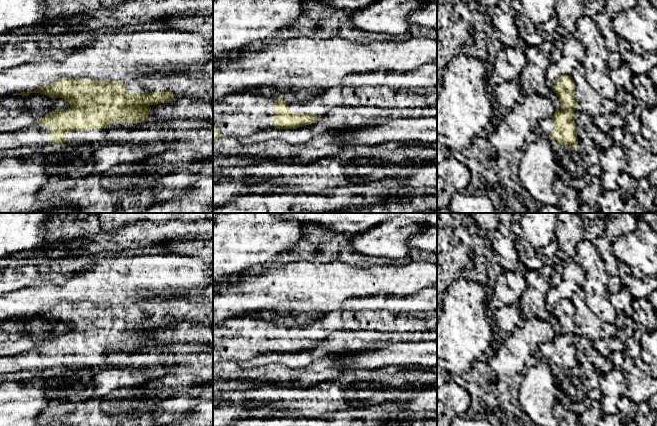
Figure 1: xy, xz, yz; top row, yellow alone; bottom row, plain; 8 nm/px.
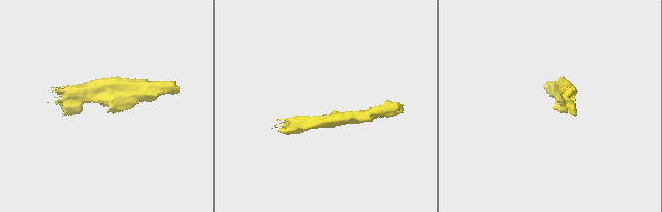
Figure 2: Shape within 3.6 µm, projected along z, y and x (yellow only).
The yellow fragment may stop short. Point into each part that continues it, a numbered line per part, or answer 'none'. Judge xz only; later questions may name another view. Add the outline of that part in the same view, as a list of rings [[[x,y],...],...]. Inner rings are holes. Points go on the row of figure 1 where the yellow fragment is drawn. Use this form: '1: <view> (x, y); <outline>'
1: xz (381, 96); [[[334,86],[313,95],[304,104],[287,103],[289,110],[299,114],[324,116],[336,107],[423,107],[437,104],[437,87],[428,87],[424,93],[403,92],[396,94],[389,87]]]
2: xz (242, 115); [[[238,93],[226,96],[224,99],[213,103],[213,126],[220,130],[223,136],[236,136],[246,138],[264,130],[274,128],[274,97]]]

